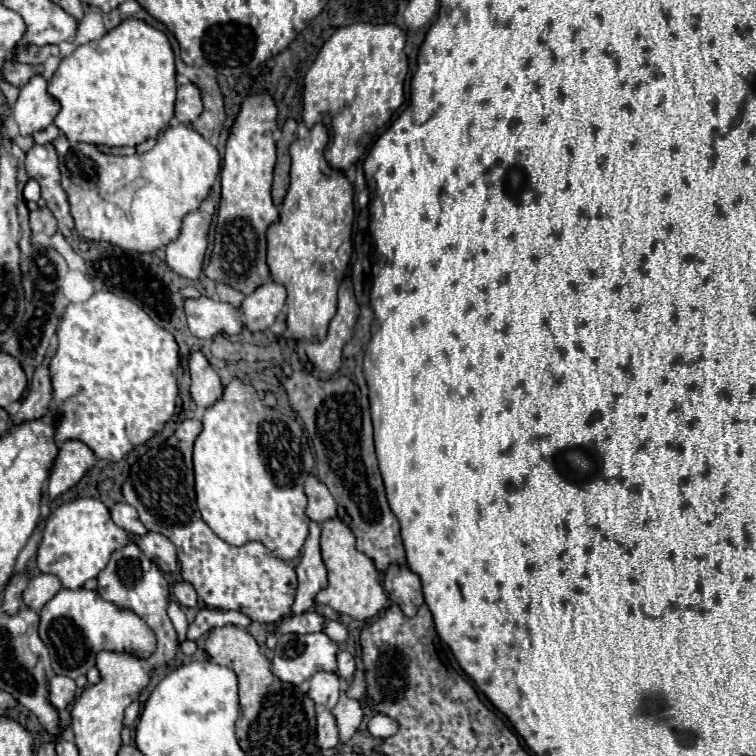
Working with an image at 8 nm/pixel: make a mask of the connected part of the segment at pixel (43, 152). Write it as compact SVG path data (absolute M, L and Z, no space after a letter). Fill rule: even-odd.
M34 144L26 152L26 172L34 178L42 188L42 198L46 206L58 220L58 230L70 238L74 220L70 216L70 204L66 192L60 186L60 170L58 170L58 156L52 144Z

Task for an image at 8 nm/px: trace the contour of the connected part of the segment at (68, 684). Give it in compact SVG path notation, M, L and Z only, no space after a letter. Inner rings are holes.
M54 676L50 680L50 702L54 708L64 710L76 698L76 682L68 676Z

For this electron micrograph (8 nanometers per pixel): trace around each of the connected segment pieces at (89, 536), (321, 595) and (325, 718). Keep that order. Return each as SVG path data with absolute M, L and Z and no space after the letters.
M78 498L74 502L56 508L44 528L44 536L38 548L38 568L44 574L54 574L60 578L64 588L82 588L90 578L96 578L108 564L114 550L130 542L128 532L118 528L108 508L96 498Z
M330 518L322 524L320 552L328 570L328 586L318 592L316 602L326 604L336 612L348 614L356 620L368 620L374 618L386 606L386 594L378 584L378 570L374 562L364 552L358 552L354 544L356 536L340 518Z
M322 710L318 714L318 726L316 726L316 746L320 750L336 748L338 746L338 728L336 718L330 710Z

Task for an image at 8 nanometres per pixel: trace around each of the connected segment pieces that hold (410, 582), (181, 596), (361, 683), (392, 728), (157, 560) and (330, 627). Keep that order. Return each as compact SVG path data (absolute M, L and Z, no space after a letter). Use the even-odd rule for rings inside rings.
M392 564L384 574L384 590L406 616L416 616L418 608L424 604L420 578L408 566Z
M176 582L172 586L172 598L186 608L194 608L196 606L196 590L188 584L188 582Z
M356 670L353 681L346 690L346 694L350 698L356 698L356 700L366 694L366 678L364 671Z
M376 714L372 716L370 724L368 724L368 732L374 736L374 738L390 738L398 732L398 722L384 716L384 714Z
M148 532L146 536L138 536L138 546L152 558L152 562L164 572L176 572L178 570L178 558L176 558L176 546L158 532Z
M324 620L324 634L328 634L334 642L344 642L346 640L346 626L342 626L336 620Z

